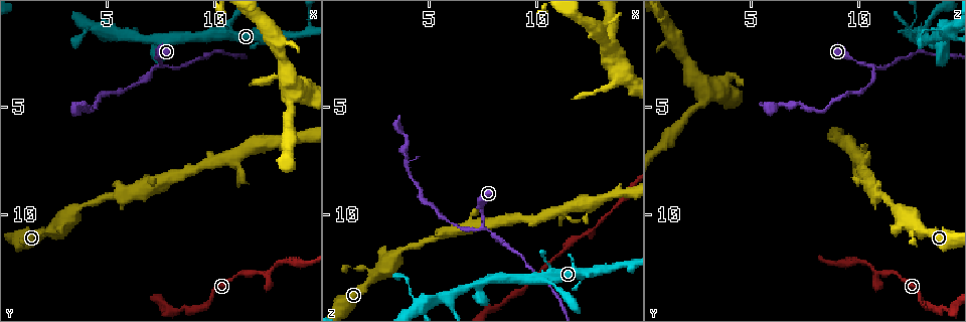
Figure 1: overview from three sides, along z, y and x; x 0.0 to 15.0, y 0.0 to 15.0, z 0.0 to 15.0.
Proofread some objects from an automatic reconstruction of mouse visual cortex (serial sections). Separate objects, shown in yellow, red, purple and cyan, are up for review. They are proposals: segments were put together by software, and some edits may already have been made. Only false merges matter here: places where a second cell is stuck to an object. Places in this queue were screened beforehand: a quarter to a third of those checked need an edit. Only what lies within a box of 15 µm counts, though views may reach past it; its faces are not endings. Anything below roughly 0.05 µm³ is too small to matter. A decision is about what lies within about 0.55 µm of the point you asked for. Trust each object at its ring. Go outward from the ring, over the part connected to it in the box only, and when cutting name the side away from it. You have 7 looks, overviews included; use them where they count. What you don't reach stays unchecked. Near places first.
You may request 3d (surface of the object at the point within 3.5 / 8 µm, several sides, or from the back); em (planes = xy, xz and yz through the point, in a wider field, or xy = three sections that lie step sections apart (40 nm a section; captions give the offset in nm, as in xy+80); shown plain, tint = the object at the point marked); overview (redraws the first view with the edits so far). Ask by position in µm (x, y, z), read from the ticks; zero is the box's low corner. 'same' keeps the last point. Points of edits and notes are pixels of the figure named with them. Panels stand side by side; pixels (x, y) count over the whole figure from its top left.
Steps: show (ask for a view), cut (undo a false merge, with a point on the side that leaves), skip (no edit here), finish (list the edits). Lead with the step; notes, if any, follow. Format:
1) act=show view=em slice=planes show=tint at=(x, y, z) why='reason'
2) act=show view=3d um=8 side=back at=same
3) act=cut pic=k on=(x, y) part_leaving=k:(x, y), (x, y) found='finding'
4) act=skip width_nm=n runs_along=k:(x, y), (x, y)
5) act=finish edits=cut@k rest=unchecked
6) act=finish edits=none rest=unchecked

act=show view=3d um=3.5 at=(7.4, 3.2, 10.6) why='abrupt turn'

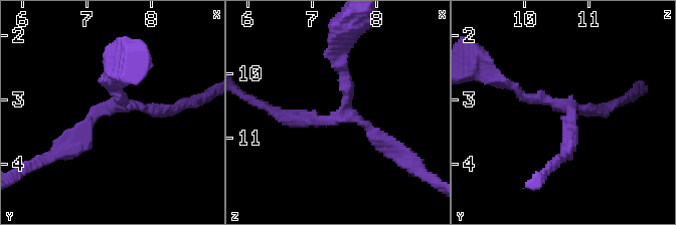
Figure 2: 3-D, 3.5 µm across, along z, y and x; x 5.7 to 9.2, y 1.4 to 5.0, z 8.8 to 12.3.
act=show view=em slice=planes show=tint at=(7.45, 3.10, 10.60) arms=3 arm_widths_nm=150,200,250

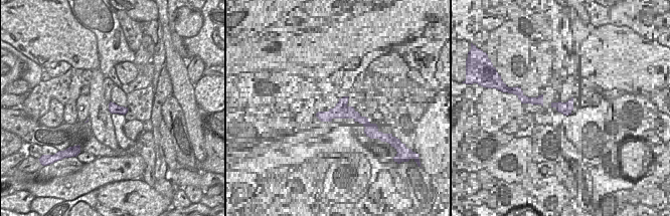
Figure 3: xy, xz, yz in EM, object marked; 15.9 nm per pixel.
act=skip width_nm=160 runs_along=2:(507, 83), (523, 96), (569, 105), (569, 146) found='all the same cell'

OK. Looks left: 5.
act=show view=3d um=3.5 at=(3.9, 4.9, 7.3) why='narrows sharply'

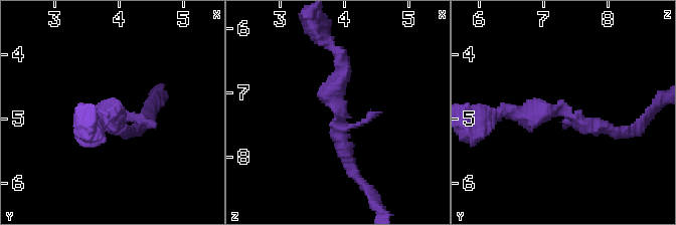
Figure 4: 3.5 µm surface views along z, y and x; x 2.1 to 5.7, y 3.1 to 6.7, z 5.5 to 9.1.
act=show view=em slice=xy step=1 show=tint at=(3.95, 4.90, 7.40)

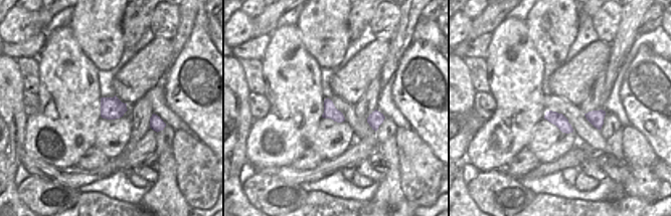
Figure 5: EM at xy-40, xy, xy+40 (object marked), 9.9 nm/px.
act=skip runs_along=4:(625, 132), (583, 126), (565, 110), (511, 110) found='continuous, no second cell'

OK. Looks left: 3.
act=show view=3d um=8 at=(12.3, 12.7, 10.9) why='abrupt turn'

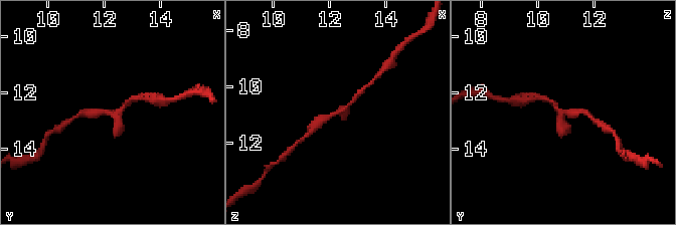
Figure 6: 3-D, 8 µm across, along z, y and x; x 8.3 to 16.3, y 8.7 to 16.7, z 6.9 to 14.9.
act=show view=3d um=3.5 at=(12.3, 12.7, 10.8) why='zoom in'

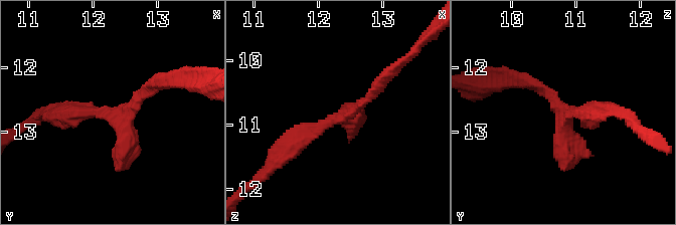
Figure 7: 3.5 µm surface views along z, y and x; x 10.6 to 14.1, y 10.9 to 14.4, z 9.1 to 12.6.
act=show view=em slice=xy step=1 show=tint at=(12.30, 12.70, 10.90)

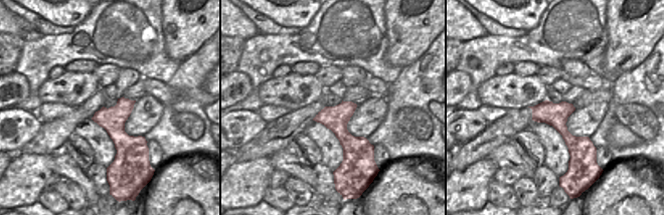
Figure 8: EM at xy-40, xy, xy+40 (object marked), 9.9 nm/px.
act=skip found='all the same cell'

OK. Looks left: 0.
act=finish edits=none rest=unchecked

